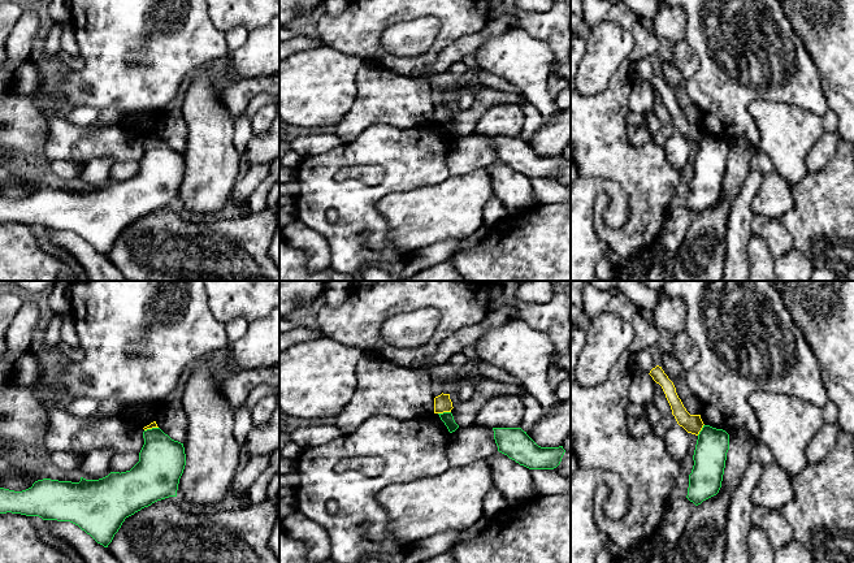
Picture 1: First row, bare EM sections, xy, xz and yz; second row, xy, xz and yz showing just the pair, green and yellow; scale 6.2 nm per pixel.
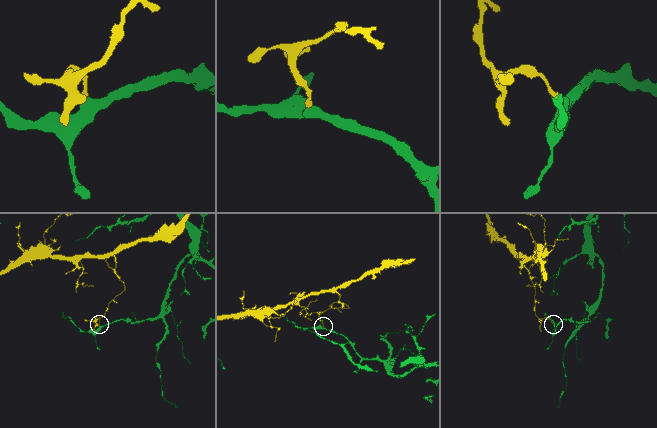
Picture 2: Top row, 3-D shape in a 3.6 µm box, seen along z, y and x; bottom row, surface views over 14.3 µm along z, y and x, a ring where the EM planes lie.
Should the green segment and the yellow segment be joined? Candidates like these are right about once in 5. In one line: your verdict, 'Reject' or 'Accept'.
Reject

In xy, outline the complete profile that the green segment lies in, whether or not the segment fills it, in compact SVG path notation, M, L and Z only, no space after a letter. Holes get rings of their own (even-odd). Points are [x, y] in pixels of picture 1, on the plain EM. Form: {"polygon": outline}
{"polygon": "M160 137L144 139L143 147L139 170L130 179L110 181L99 189L81 186L79 191L43 187L22 200L0 196L0 222L12 221L39 225L43 229L70 230L97 252L108 256L126 226L157 209L177 205L179 187L186 174L183 152L172 148Z"}

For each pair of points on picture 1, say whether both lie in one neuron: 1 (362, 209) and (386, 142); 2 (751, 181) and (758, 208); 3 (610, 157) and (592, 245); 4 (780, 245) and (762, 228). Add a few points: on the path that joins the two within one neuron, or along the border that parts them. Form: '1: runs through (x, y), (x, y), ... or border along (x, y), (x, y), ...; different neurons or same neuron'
1: runs through (376, 193), (389, 180), (389, 159); same neuron
2: border along (763, 174), (751, 202), (753, 215); different neurons
3: border along (584, 177), (605, 177), (618, 185); different neurons
4: runs through (776, 241), (766, 230); same neuron

